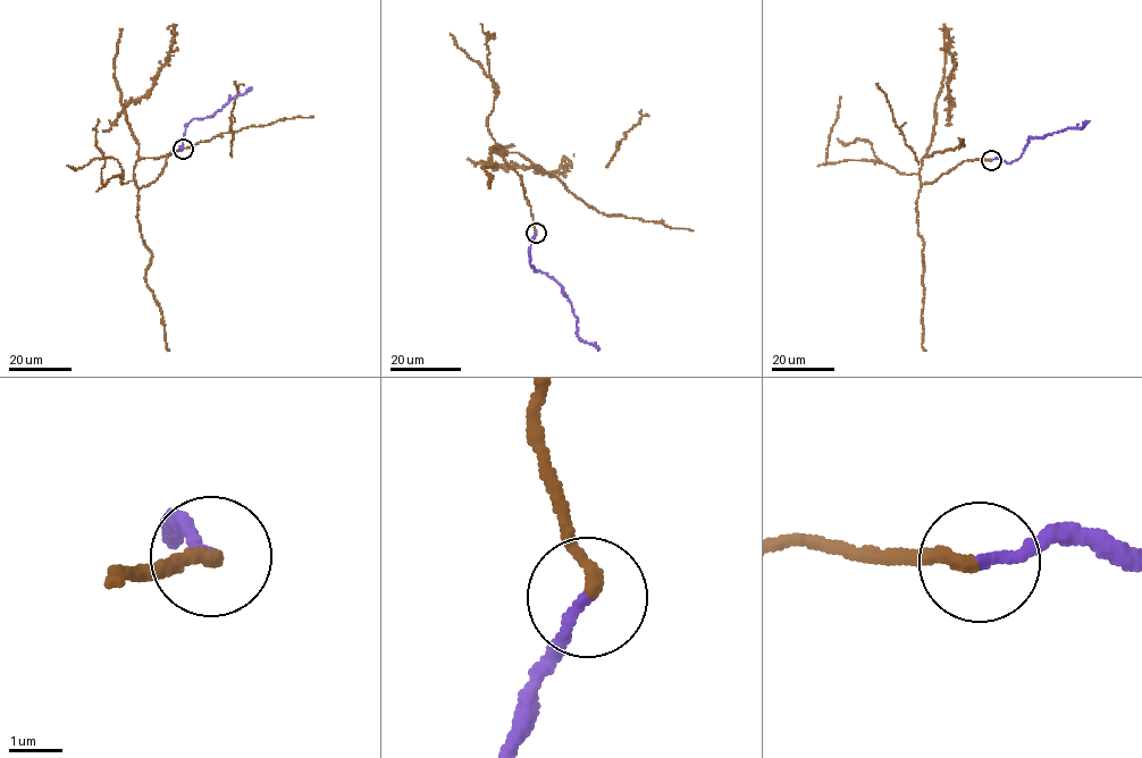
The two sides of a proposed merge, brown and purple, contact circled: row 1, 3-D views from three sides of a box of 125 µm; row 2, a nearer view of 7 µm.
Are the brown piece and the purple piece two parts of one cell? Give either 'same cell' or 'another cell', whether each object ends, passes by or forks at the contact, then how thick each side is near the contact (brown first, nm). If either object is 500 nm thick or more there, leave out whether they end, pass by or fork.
same cell; brown ends; purple ends; calibres 240 and 220 nm

